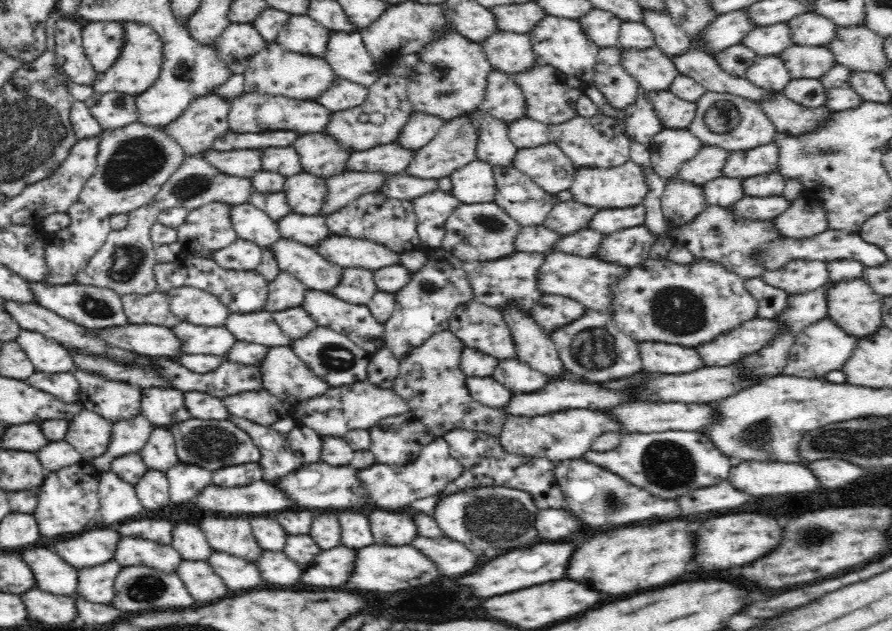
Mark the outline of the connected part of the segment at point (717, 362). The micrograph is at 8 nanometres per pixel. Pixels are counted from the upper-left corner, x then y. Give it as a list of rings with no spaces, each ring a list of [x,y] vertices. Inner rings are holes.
[[[754,317],[724,332],[722,336],[718,334],[714,342],[694,349],[700,352],[700,358],[706,366],[728,366],[730,362],[741,360],[766,346],[778,334],[779,327],[783,326],[776,319]]]

